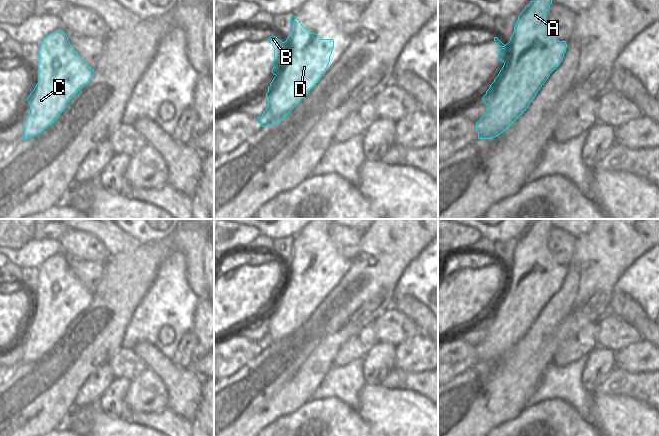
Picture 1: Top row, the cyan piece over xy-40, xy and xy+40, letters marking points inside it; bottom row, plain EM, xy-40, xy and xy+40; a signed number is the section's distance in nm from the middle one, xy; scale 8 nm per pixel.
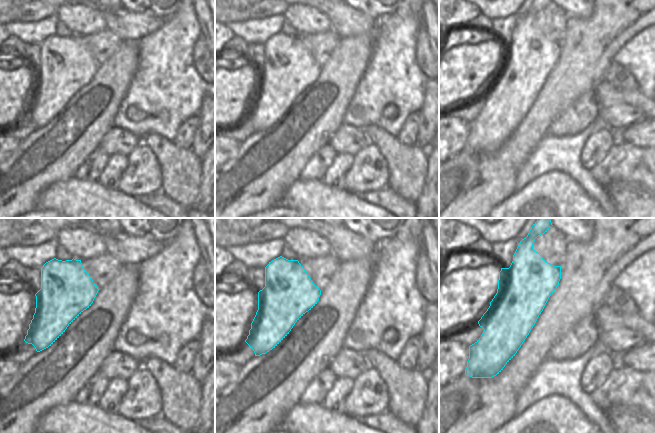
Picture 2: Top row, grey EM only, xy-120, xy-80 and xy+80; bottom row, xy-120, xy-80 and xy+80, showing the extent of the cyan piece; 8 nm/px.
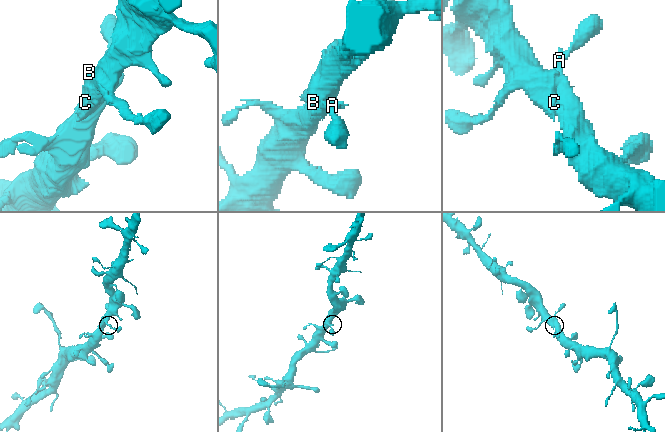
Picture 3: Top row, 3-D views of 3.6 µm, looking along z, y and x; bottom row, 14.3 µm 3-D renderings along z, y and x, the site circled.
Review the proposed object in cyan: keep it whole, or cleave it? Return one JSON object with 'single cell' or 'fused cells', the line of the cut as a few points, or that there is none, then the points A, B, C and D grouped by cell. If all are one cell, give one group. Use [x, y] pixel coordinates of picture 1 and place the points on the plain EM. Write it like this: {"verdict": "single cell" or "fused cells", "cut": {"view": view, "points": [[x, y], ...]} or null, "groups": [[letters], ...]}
{"verdict": "single cell", "cut": null, "groups": [["A", "B", "C", "D"]]}

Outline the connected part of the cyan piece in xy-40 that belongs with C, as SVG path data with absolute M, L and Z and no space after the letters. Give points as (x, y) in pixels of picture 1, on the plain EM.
M60 253L44 261L40 267L38 307L26 323L30 328L30 334L24 346L22 363L29 363L54 347L68 326L90 306L94 298L94 293L82 284L70 268L67 259Z

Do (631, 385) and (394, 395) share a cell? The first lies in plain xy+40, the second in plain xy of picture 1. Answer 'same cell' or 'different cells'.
different cells

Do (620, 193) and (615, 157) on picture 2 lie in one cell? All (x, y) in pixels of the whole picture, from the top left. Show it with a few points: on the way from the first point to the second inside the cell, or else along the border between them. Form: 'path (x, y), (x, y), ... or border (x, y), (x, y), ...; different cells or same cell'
border (641, 185), (635, 182), (618, 180), (603, 186); different cells

